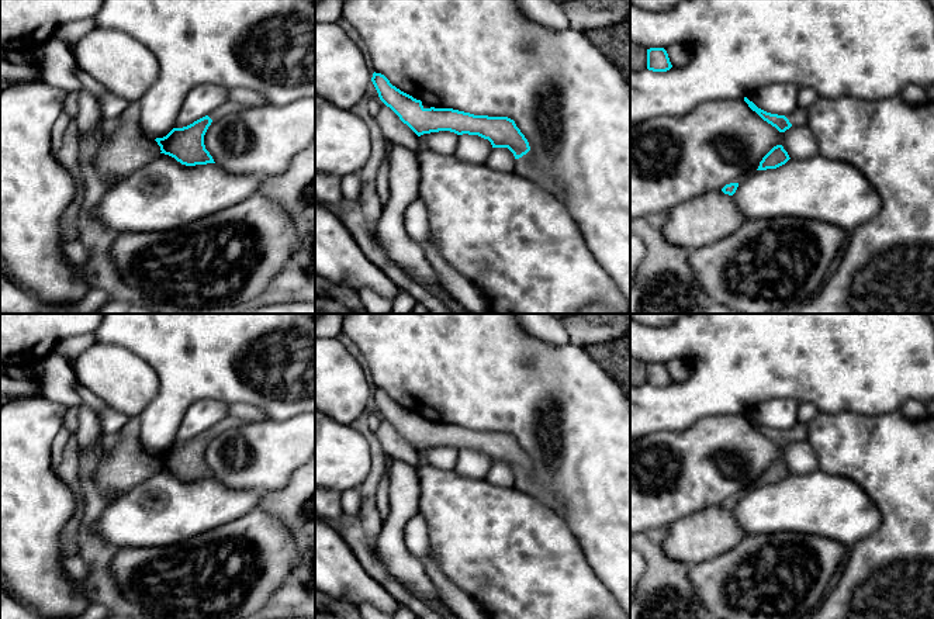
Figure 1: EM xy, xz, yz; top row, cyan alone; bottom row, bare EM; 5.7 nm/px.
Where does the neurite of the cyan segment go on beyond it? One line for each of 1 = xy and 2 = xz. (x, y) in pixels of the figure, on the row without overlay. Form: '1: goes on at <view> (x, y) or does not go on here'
1: goes on at xy (228, 422)
2: goes on at xz (525, 481)

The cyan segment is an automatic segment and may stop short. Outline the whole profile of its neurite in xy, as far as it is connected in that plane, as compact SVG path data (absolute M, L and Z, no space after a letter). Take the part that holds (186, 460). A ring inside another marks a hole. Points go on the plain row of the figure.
M228 416L193 439L183 443L173 443L166 452L156 453L155 456L160 461L160 468L174 473L181 480L215 478L204 460L204 450L208 442L212 436L245 423L243 419Z

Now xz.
M373 388L371 397L380 415L418 452L430 447L450 446L488 454L492 463L508 463L515 474L515 488L520 490L553 509L560 518L564 511L554 494L537 485L530 473L530 461L525 450L508 432L474 430L453 423L425 423L421 415L401 407L381 388Z

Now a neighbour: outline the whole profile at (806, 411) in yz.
M799 402L798 407L798 419L799 423L809 423L813 421L819 414L819 409L812 402Z

